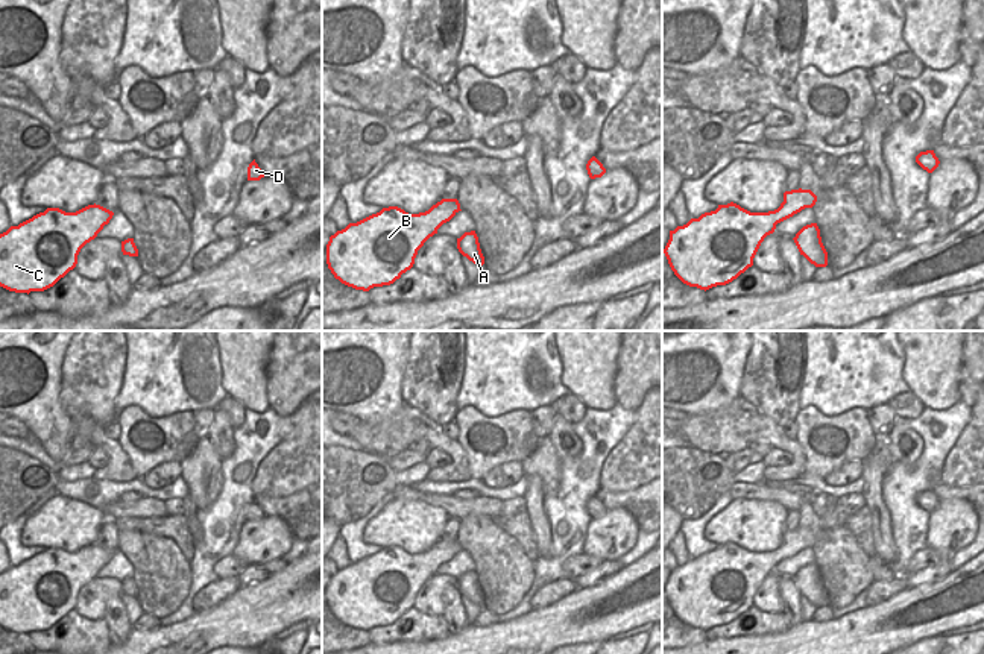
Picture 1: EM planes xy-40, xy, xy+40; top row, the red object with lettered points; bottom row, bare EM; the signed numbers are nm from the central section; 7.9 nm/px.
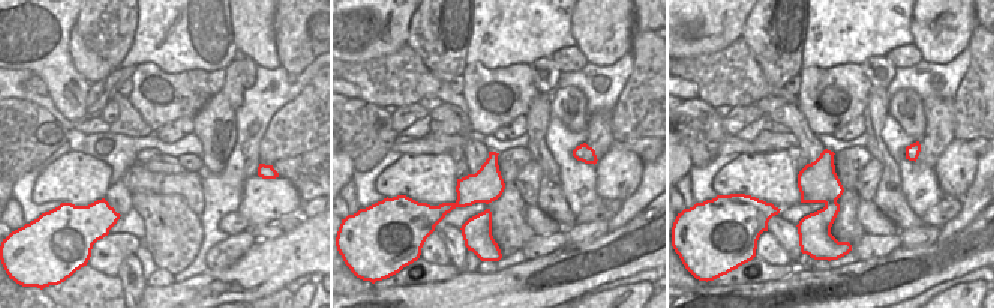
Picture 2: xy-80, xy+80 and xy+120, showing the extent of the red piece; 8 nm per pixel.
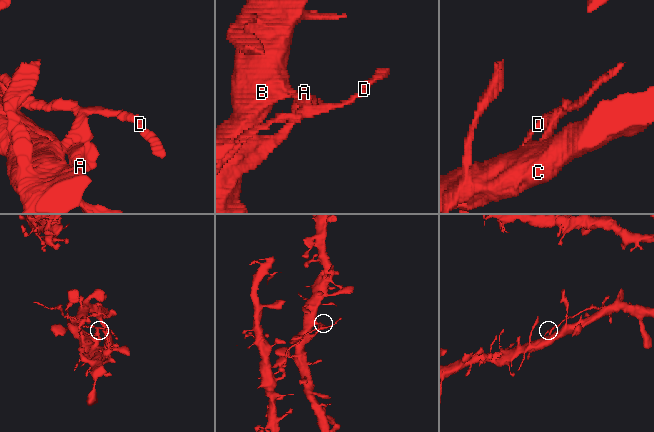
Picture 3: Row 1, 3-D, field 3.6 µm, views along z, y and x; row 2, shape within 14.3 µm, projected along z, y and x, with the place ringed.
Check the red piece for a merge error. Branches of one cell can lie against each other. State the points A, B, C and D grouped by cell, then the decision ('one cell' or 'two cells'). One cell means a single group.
A B C / D | two cells

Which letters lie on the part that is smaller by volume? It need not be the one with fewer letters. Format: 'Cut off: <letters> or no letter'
Cut off: D

